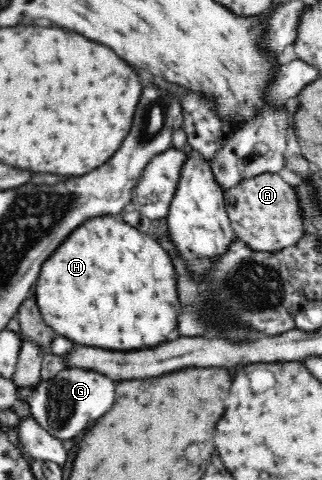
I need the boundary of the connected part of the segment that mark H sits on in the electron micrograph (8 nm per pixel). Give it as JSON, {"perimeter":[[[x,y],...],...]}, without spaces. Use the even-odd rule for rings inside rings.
{"perimeter":[[[97,215],[94,218],[86,218],[79,227],[73,231],[51,255],[51,259],[43,261],[41,266],[41,275],[37,279],[34,299],[36,300],[39,312],[46,325],[53,327],[58,335],[70,339],[75,345],[89,345],[89,347],[103,347],[103,349],[115,349],[115,351],[135,351],[135,349],[145,349],[145,347],[155,347],[167,341],[167,335],[175,331],[177,325],[177,315],[179,315],[179,301],[177,294],[177,283],[175,281],[175,272],[171,266],[169,254],[163,250],[161,244],[155,240],[150,233],[139,231],[137,228],[129,225],[123,219],[115,215]]]}

